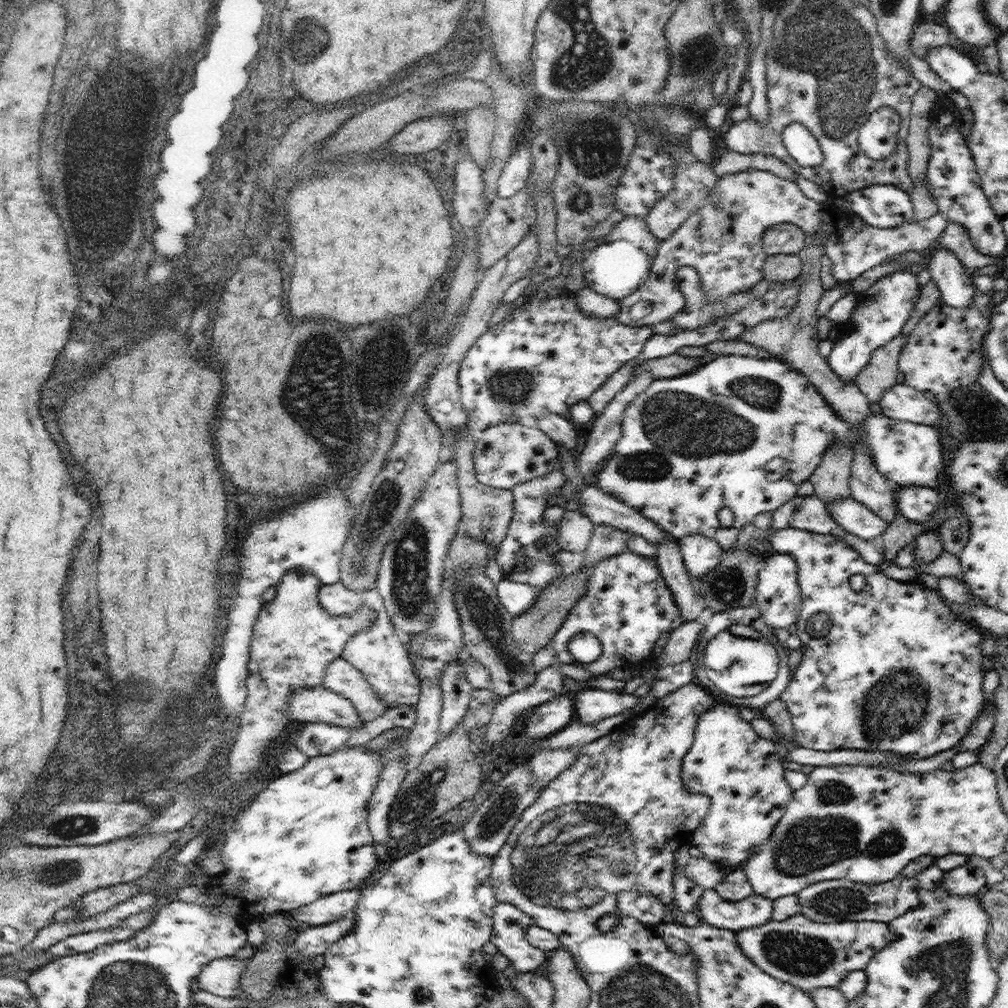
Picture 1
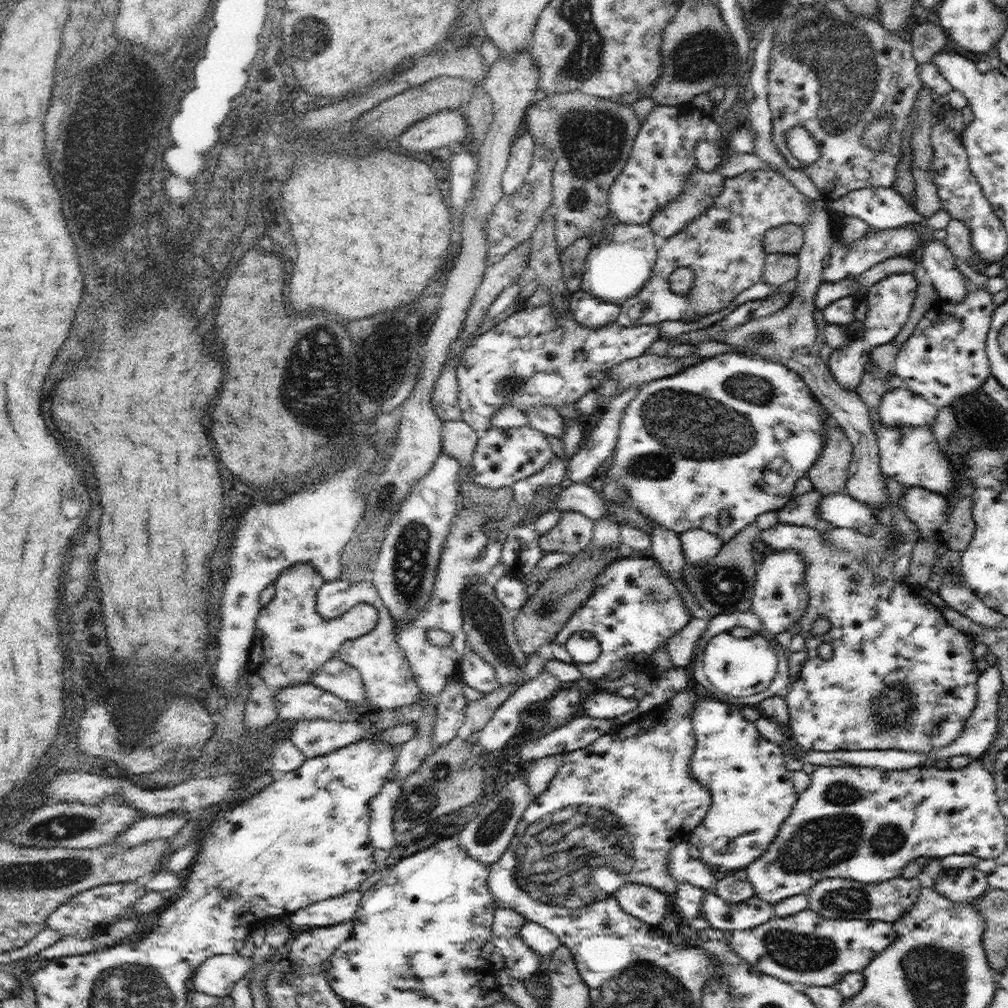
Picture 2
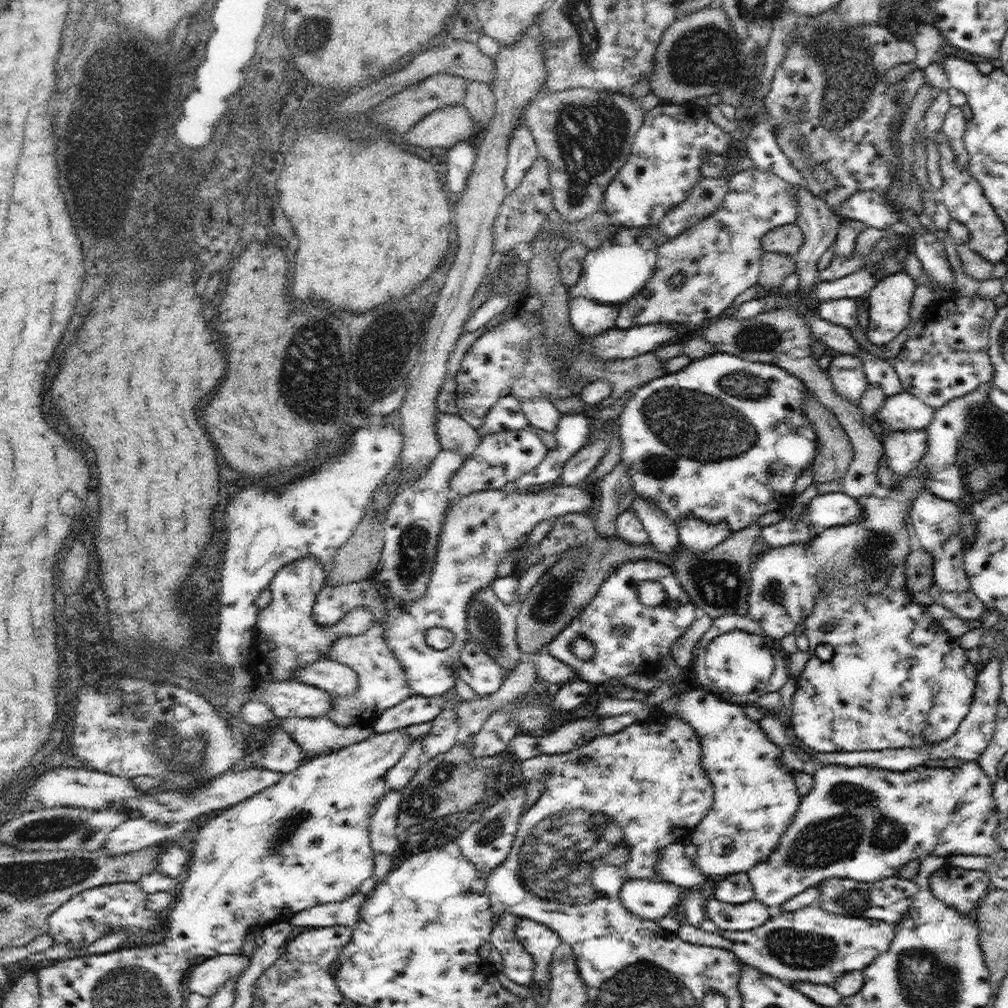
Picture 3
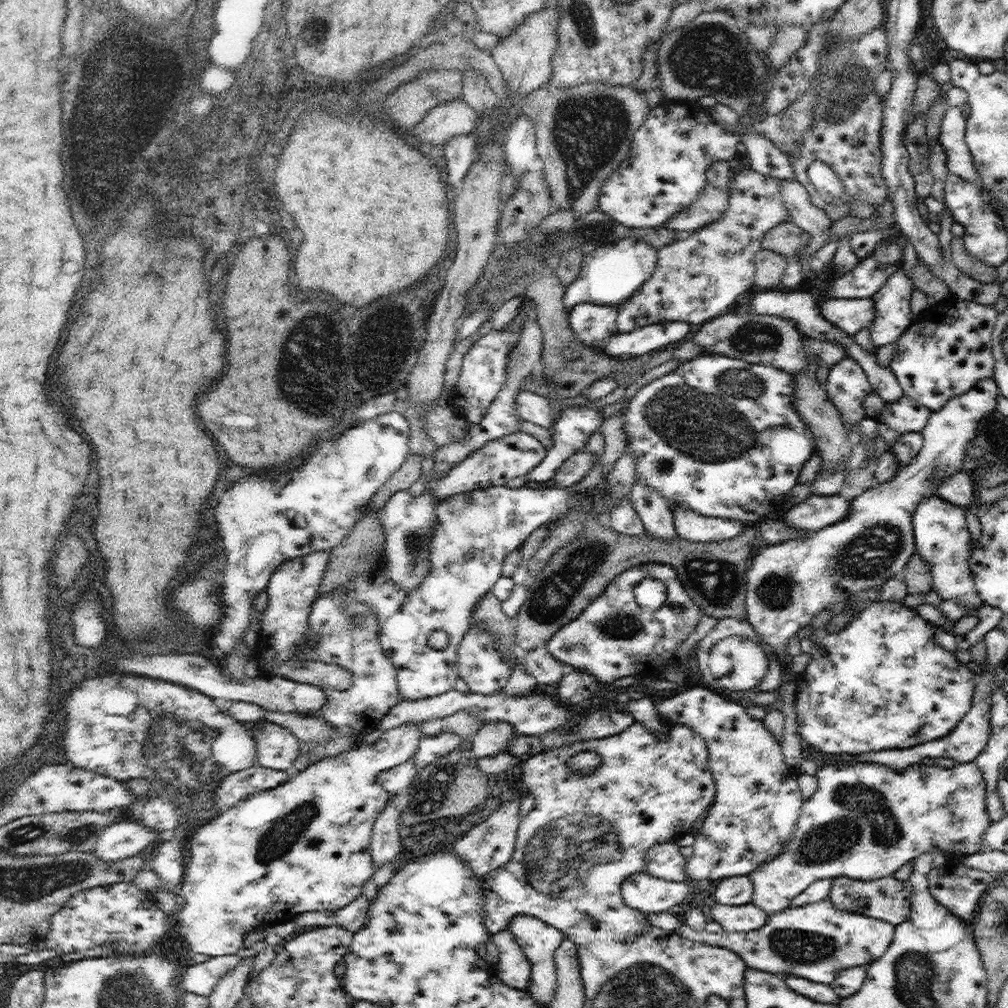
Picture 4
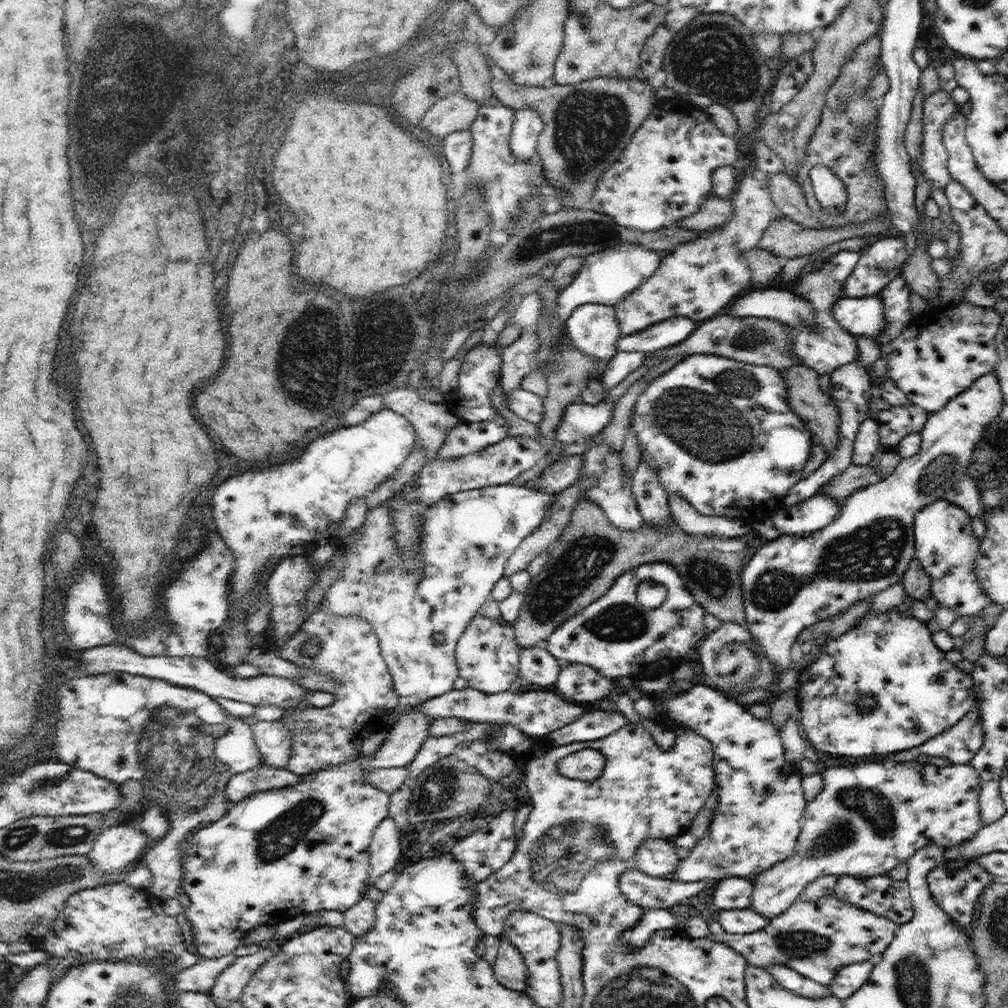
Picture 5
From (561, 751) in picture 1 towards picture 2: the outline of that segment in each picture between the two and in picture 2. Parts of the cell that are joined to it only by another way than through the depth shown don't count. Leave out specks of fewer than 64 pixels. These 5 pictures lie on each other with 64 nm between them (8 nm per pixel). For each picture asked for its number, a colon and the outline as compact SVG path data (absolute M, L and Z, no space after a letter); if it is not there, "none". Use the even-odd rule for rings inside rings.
2: M553 754L553 756L545 756L545 758L535 758L529 762L525 776L525 782L529 786L529 794L535 800L543 790L547 790L551 778L555 776L557 768L563 766L563 756L565 754Z

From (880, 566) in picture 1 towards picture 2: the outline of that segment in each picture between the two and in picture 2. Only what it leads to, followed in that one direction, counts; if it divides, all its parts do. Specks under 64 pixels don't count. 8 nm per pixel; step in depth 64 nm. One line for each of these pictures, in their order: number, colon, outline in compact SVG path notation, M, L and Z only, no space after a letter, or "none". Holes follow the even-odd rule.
2: M811 490L811 492L805 492L803 496L791 498L787 506L777 510L779 524L809 526L809 528L815 528L819 532L833 530L833 526L829 522L821 520L821 516L817 514L817 506L819 506L821 498L823 498L823 494L819 494L819 490Z

